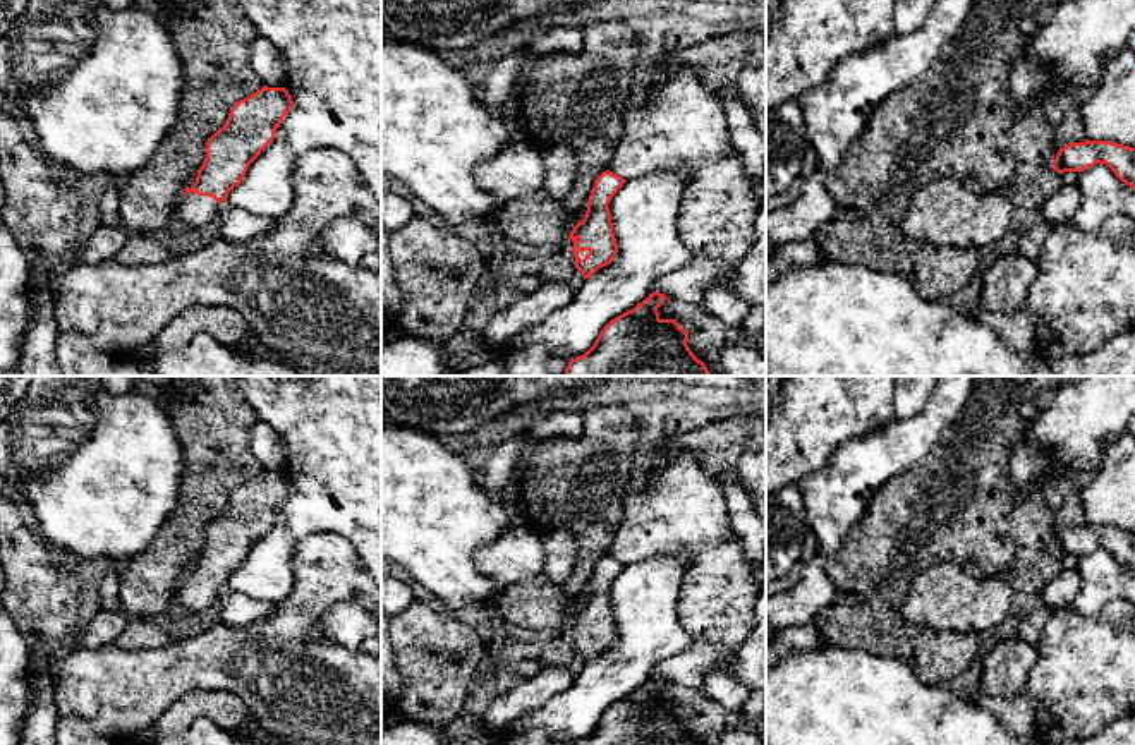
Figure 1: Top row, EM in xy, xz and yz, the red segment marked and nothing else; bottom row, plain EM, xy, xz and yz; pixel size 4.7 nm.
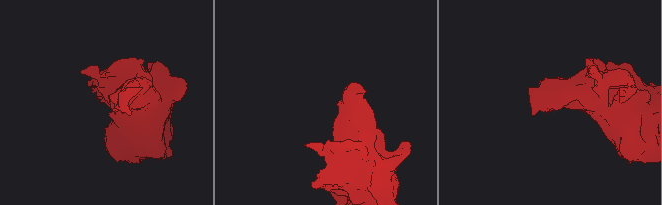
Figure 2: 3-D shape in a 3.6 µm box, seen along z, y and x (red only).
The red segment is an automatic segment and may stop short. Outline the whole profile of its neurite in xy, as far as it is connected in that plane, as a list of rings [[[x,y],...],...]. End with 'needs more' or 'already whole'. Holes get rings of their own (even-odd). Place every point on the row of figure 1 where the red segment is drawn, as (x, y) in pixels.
[[[263,86],[237,101],[227,124],[206,142],[206,158],[196,182],[175,206],[173,227],[197,232],[218,216],[218,204],[240,184],[249,165],[273,142],[275,130],[292,110],[285,88]]] | needs more

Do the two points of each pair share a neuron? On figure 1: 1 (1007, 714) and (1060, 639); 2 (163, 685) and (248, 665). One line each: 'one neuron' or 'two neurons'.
1: two neurons
2: one neuron

